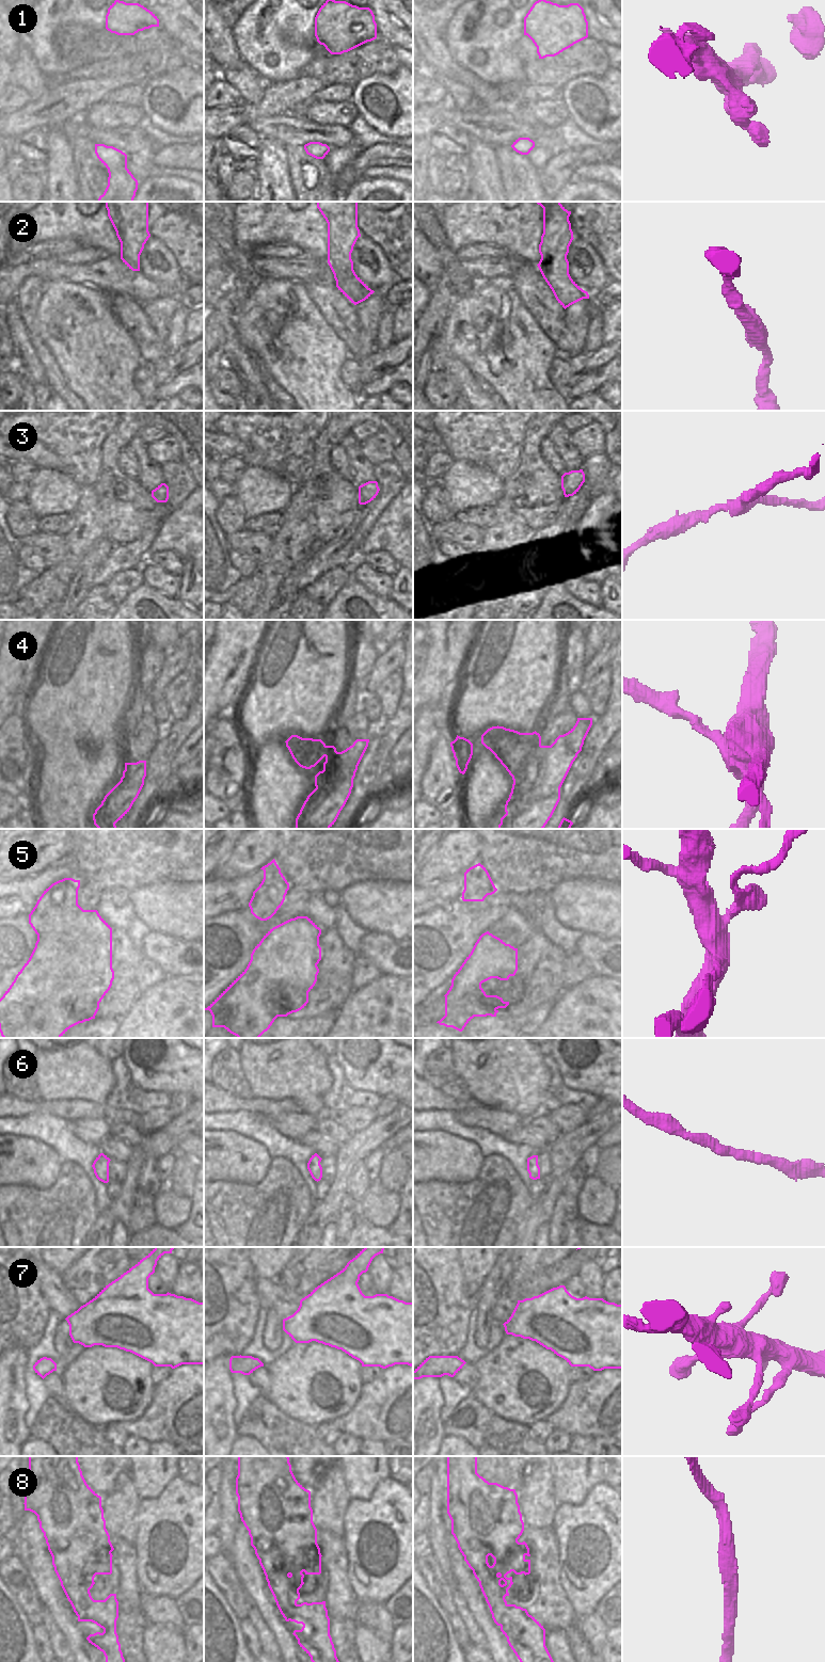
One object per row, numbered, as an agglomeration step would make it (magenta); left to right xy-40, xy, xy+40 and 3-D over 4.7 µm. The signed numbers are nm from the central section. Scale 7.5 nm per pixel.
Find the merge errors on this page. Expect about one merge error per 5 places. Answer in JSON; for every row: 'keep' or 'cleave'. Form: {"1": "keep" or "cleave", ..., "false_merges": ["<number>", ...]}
{"1": "keep", "2": "keep", "3": "keep", "4": "cleave", "5": "cleave", "6": "keep", "7": "keep", "8": "keep", "false_merges": ["4", "5"]}

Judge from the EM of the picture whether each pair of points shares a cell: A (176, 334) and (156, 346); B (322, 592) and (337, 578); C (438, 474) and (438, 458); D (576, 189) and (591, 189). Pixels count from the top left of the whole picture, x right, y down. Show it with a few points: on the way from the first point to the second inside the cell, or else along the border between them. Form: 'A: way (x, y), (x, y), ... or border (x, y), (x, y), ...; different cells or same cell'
A: border (163, 342), (170, 351); different cells
B: way (326, 589), (334, 580); same cell
C: way (438, 469), (438, 462); same cell
D: way (580, 189), (588, 189); same cell

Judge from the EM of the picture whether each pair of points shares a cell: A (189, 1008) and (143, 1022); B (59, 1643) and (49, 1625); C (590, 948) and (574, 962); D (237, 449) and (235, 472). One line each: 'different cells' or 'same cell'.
A: same cell
B: same cell
C: different cells
D: different cells

